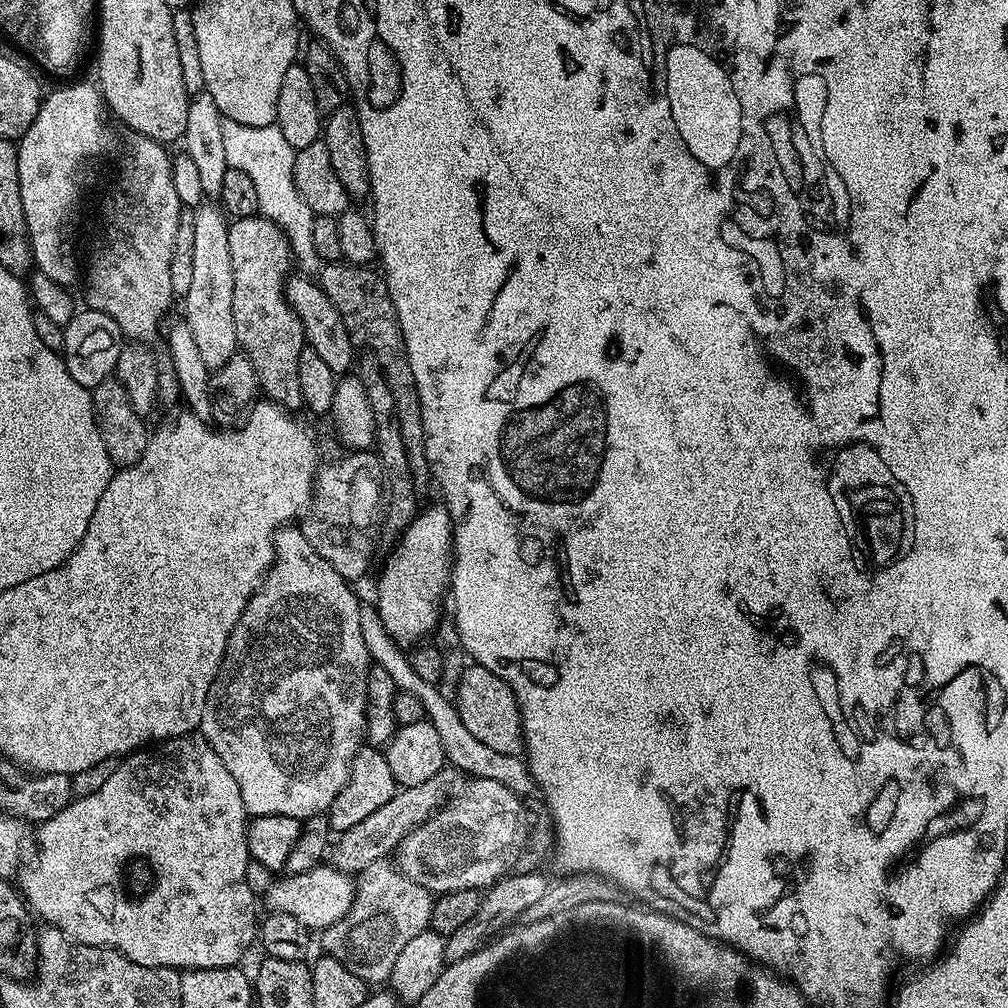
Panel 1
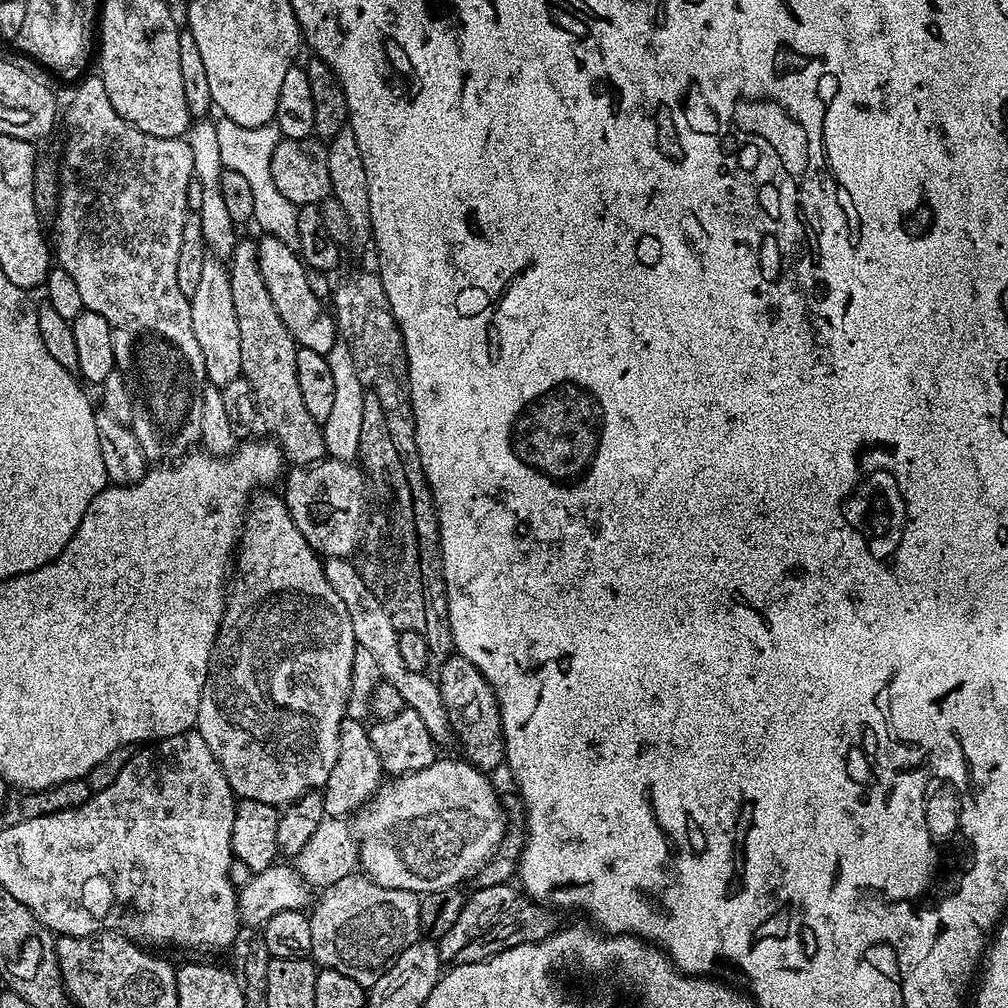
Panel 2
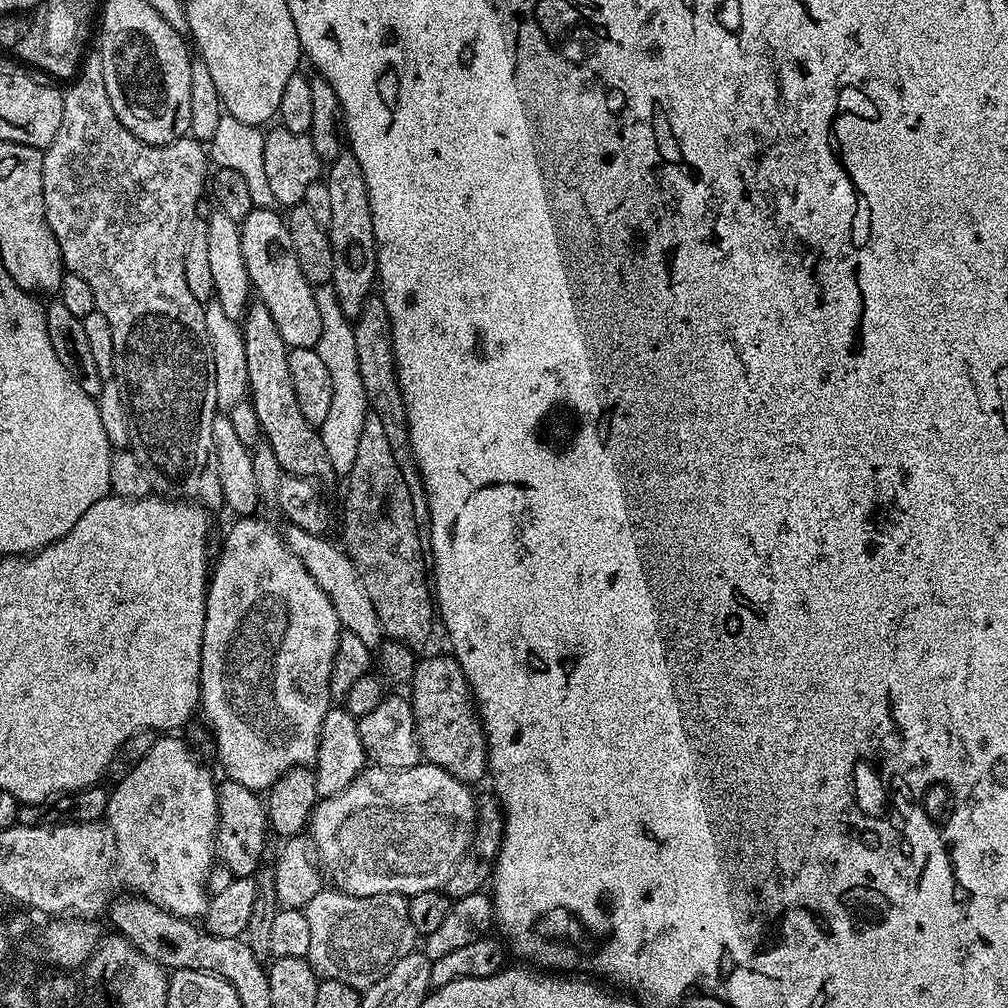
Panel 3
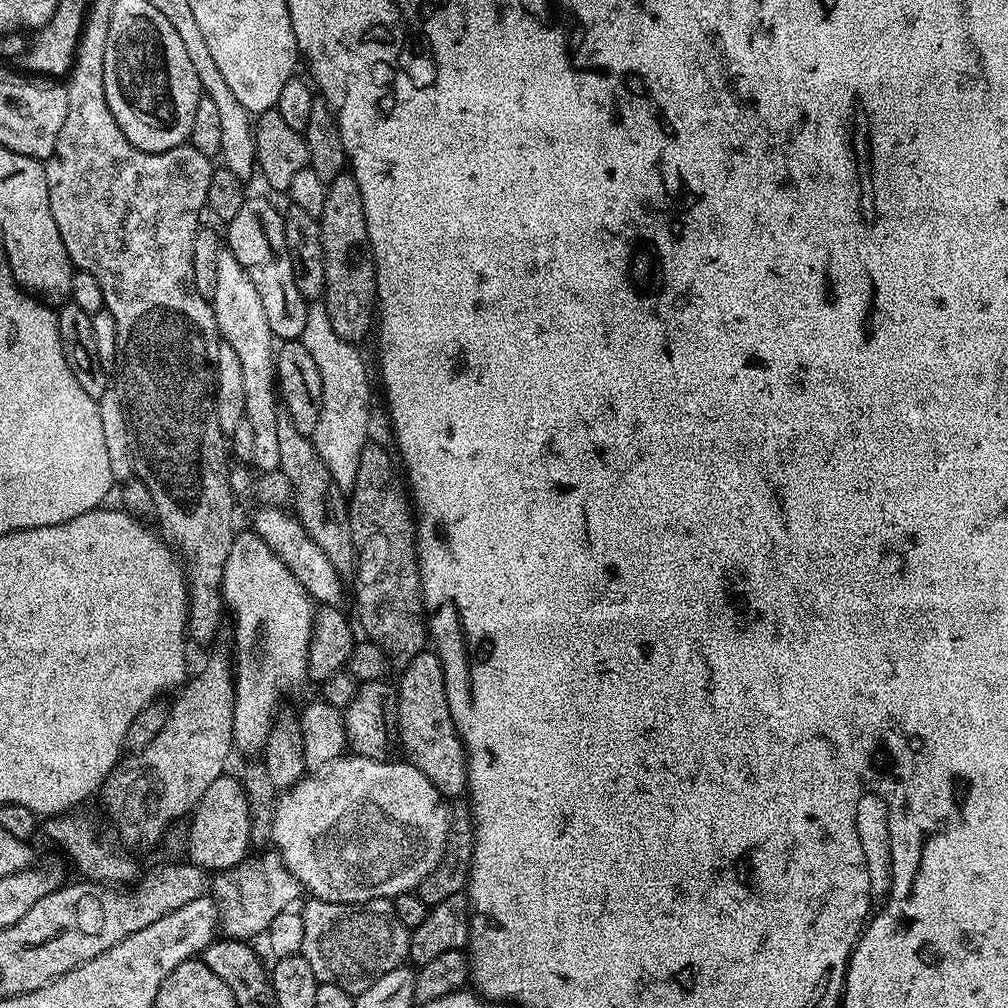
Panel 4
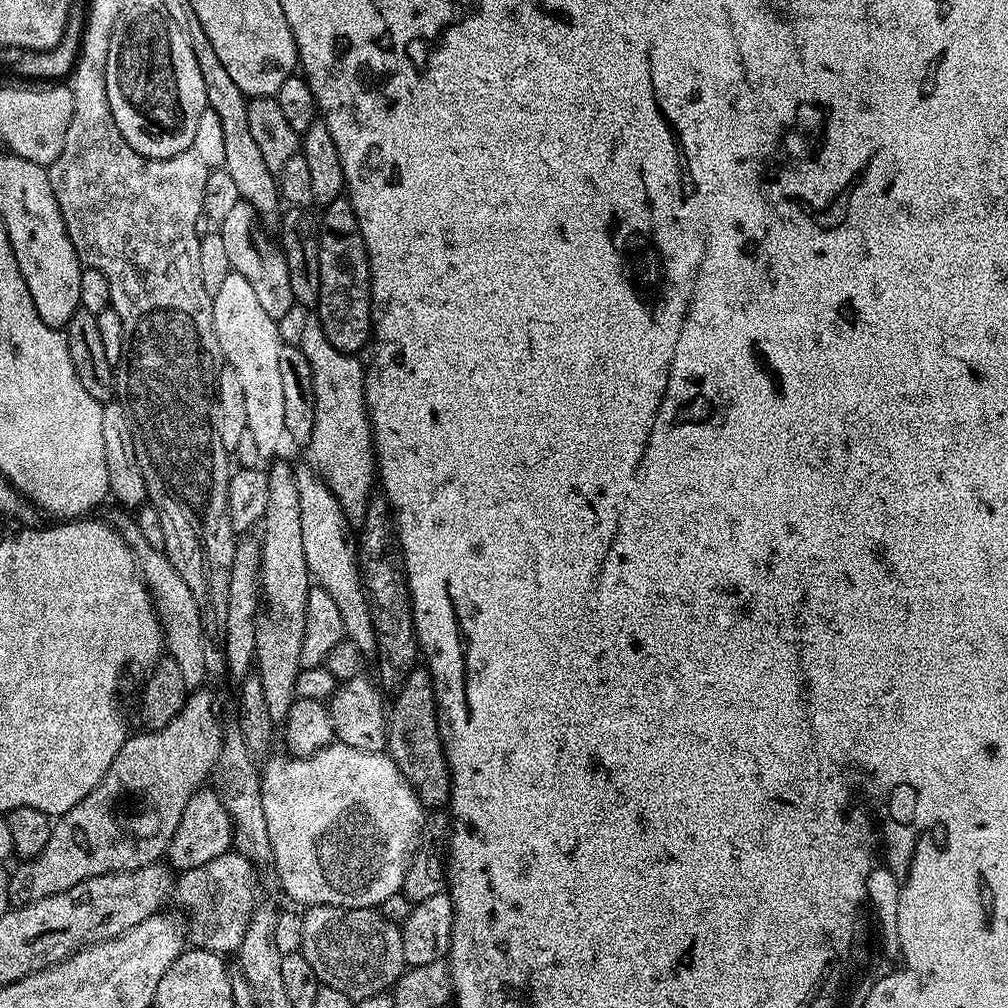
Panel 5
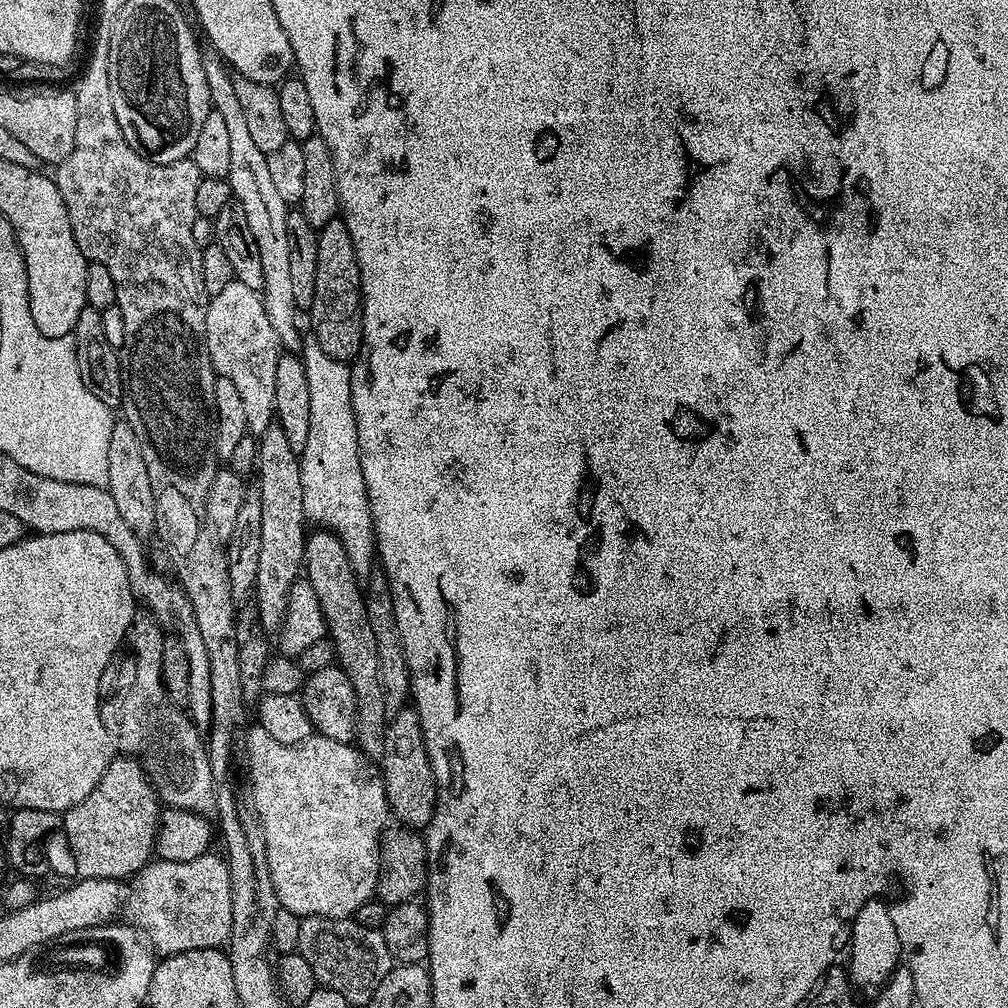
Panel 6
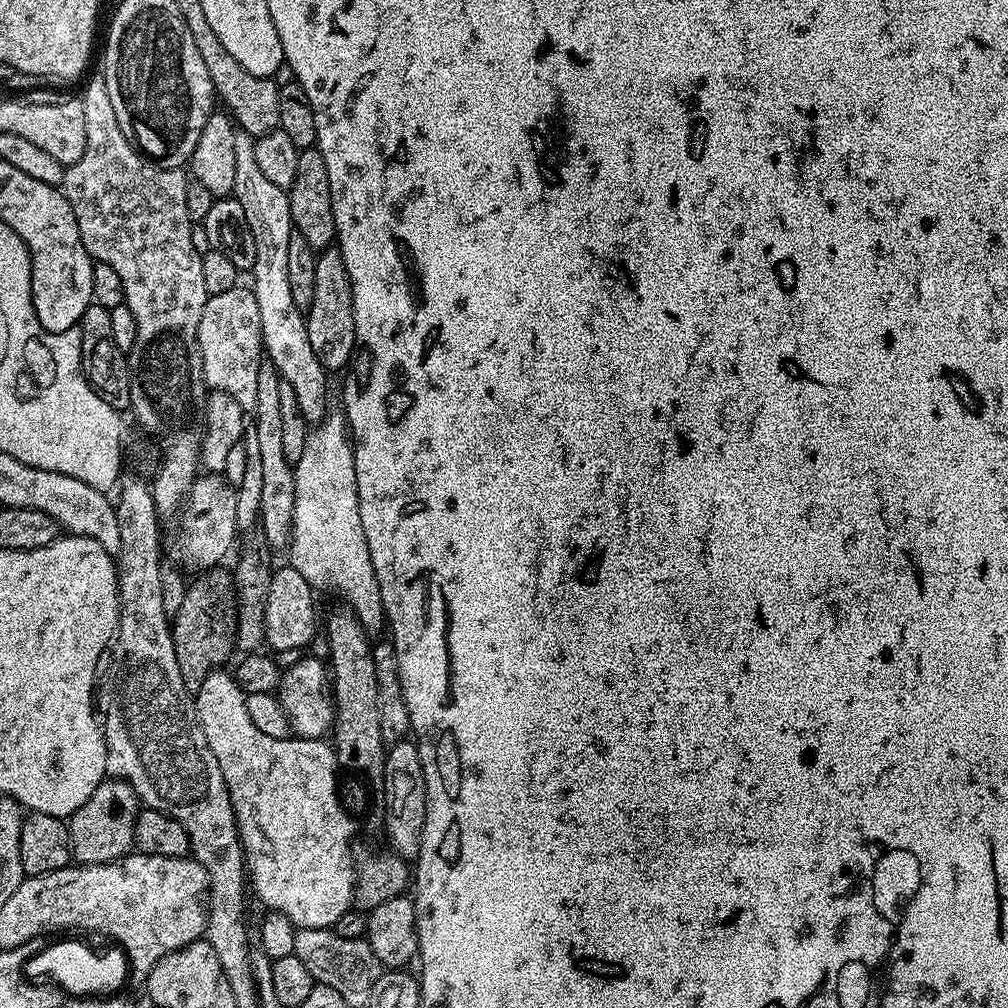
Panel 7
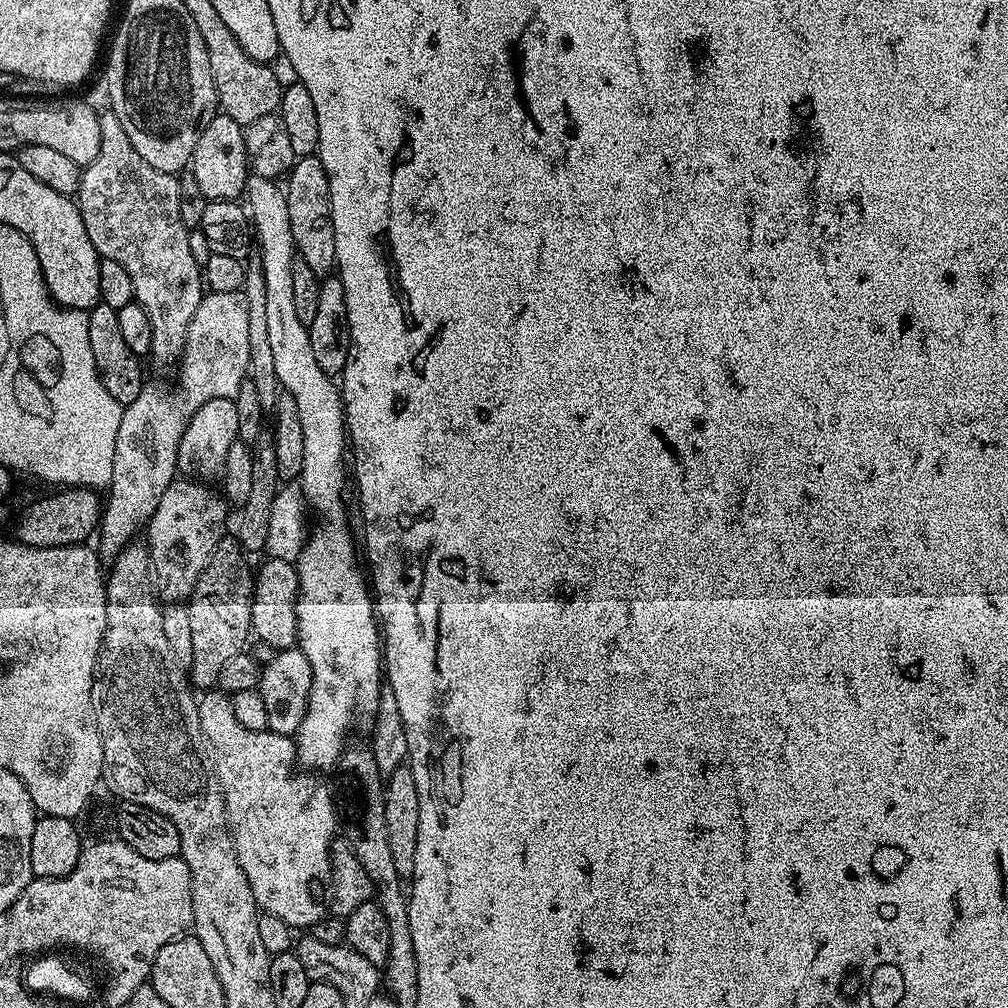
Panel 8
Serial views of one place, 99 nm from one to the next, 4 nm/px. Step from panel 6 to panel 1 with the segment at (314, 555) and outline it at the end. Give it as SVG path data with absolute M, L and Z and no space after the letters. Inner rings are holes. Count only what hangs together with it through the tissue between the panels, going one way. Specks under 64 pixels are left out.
M259 214L232 220L228 237L230 267L234 269L234 334L239 351L248 357L257 377L294 378L298 374L298 354L306 341L302 324L284 297L284 282L294 264L290 242L274 221Z

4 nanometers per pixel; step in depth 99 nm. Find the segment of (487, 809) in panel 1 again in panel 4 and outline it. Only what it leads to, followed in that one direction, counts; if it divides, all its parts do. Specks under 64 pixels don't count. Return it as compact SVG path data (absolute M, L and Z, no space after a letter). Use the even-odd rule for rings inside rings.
M345 754L333 764L328 765L326 774L312 774L300 780L292 788L287 789L277 799L276 813L274 814L274 830L272 844L284 860L284 865L298 878L303 891L309 897L334 902L335 904L365 904L371 900L387 900L401 896L403 892L419 889L420 883L425 880L434 869L440 867L446 859L448 848L448 804L449 801L441 796L440 792L413 764L407 762L389 762L386 760L371 760L365 756Z

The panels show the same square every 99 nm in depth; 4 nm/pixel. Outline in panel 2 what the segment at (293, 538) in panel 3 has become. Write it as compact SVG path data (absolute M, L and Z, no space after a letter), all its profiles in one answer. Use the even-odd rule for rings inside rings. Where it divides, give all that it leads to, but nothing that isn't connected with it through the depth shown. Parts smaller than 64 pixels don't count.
M330 556L323 561L326 582L334 586L334 594L342 598L342 603L346 605L346 614L350 614L350 623L354 629L354 638L357 648L367 650L377 662L380 671L380 679L390 682L390 686L395 686L402 693L402 702L405 708L414 710L414 714L422 717L422 723L426 725L426 730L430 730L430 738L438 746L444 746L449 739L453 739L452 723L446 714L446 706L442 702L440 685L430 675L423 672L414 673L402 662L401 651L399 650L400 632L394 626L392 616L386 614L382 602L362 582L362 574L357 570L355 563L351 559L340 556Z

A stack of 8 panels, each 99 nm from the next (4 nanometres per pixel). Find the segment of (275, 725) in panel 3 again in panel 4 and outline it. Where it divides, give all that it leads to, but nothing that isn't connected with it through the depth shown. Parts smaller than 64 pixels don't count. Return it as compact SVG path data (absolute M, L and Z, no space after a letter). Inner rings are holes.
M251 530L237 531L232 537L230 554L226 558L226 570L222 572L222 594L224 595L224 607L230 613L230 622L232 618L232 648L230 647L230 652L234 657L234 679L236 682L234 686L234 744L239 751L241 748L244 752L259 753L267 743L268 736L272 732L272 725L275 724L276 717L281 711L280 699L290 695L295 688L302 687L308 680L308 651L312 641L312 627L316 625L318 608L308 591L302 586L302 582L298 582L298 578L294 578L294 574L290 574L290 570L286 570L286 566L276 557L274 550L270 550L270 546L266 546L266 542L262 542L262 538L257 532Z

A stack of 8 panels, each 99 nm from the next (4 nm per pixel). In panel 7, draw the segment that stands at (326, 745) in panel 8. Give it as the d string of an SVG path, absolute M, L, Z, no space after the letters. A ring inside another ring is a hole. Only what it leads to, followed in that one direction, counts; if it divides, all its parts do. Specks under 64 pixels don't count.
M242 131L234 134L236 152L236 177L232 196L242 202L246 222L250 222L250 234L254 234L254 266L250 273L250 287L258 302L258 318L262 318L262 338L267 359L276 368L281 380L294 386L298 406L308 420L315 426L328 415L328 382L326 369L318 362L318 354L310 347L310 334L305 313L294 306L290 291L288 249L292 233L292 215L287 191L262 175L258 161L254 158L256 140Z

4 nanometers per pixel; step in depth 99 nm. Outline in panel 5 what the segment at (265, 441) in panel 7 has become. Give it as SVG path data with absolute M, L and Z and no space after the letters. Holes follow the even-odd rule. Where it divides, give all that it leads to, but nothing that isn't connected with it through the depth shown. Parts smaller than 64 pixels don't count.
M277 459L267 469L270 491L266 497L266 510L262 521L264 536L260 541L260 592L262 600L268 603L268 610L261 611L256 620L256 658L255 675L262 682L262 694L266 694L266 710L274 722L282 722L290 710L293 700L297 699L296 676L301 670L302 634L306 620L306 594L310 587L310 577L306 566L306 554L302 554L302 521L298 507L298 488L294 486L296 468L286 461Z

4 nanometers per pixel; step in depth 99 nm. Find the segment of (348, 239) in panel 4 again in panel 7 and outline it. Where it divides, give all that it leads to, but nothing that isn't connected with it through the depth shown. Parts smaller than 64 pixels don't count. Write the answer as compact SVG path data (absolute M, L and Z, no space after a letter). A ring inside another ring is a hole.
M339 247L325 248L316 257L314 266L314 302L306 313L310 347L318 354L318 362L326 370L344 368L357 351L354 334L354 298L350 286L350 274L346 274L346 262L342 262Z

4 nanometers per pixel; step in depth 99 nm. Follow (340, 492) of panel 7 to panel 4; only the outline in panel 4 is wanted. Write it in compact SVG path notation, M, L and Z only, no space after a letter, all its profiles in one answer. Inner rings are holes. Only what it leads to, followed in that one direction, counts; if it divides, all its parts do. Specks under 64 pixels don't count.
M322 302L309 303L306 330L302 330L300 340L318 365L318 374L322 374L322 415L310 439L334 482L348 494L358 478L358 458L362 458L362 450L370 440L368 407L372 404L372 388L368 385L368 368L360 357L361 349L338 336Z

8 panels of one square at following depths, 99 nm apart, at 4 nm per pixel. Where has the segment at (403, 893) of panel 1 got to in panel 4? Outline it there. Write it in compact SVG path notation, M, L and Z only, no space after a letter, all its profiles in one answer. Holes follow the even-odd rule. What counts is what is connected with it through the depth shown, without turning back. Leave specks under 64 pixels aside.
M315 898L307 902L302 908L306 926L302 954L319 983L342 986L342 990L355 994L374 986L382 974L390 974L409 959L410 930L402 926L391 899L365 904L335 904Z

